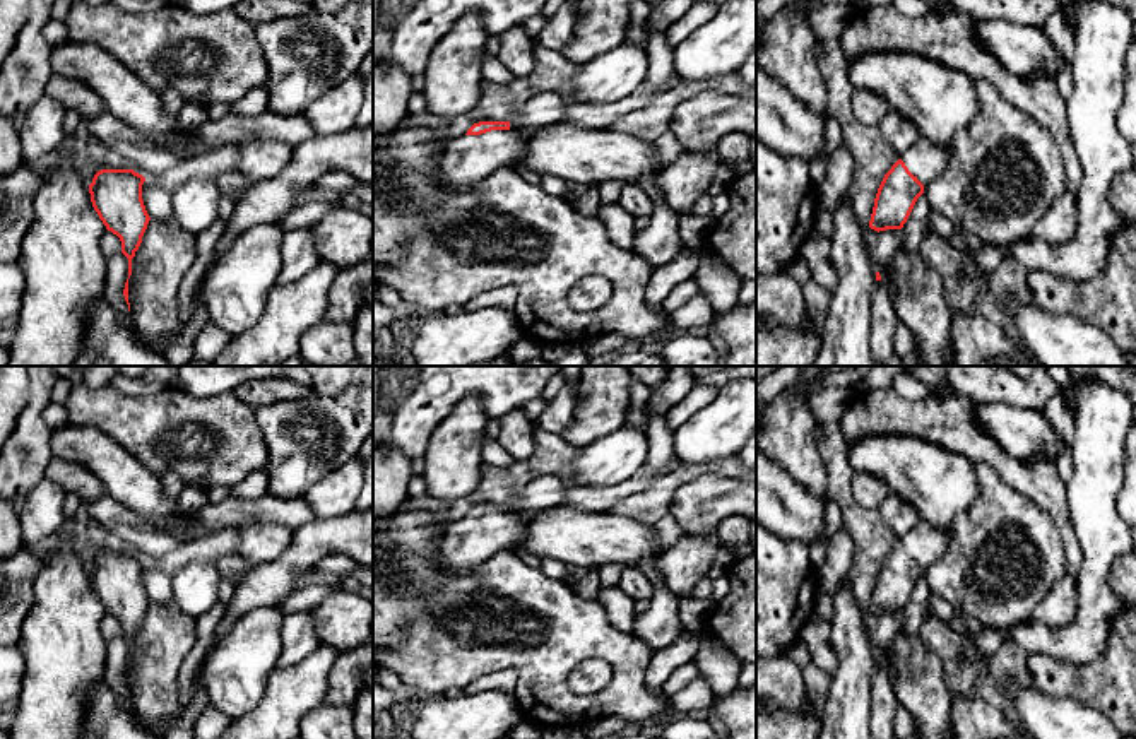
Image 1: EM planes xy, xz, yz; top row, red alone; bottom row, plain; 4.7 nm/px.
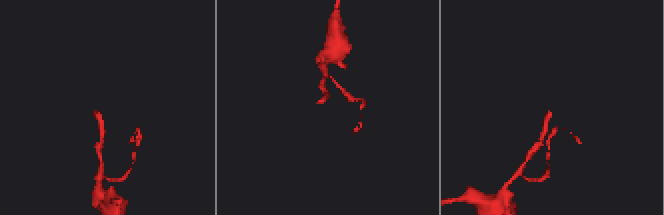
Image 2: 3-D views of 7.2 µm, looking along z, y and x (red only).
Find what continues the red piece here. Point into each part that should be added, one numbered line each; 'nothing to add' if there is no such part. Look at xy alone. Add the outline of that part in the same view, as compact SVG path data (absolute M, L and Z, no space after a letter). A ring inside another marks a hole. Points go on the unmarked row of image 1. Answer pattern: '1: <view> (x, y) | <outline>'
nothing to add

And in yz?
1: yz (926, 544) | M917 523L900 539L908 554L926 570L934 565L948 549L948 529L931 529Z

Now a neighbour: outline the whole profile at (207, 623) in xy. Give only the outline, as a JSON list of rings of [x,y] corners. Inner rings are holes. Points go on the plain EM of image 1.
[[[219,600],[207,612],[197,618],[197,630],[195,630],[197,641],[190,650],[190,653],[185,657],[176,676],[178,706],[186,705],[193,695],[193,681],[195,681],[198,664],[202,662],[202,659],[207,655],[207,652],[214,643],[214,636],[224,611],[226,611],[226,604]]]

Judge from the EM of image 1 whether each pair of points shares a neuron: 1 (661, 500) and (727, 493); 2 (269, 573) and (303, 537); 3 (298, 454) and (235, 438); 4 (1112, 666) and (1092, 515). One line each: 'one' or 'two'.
1: two
2: one
3: two
4: two

